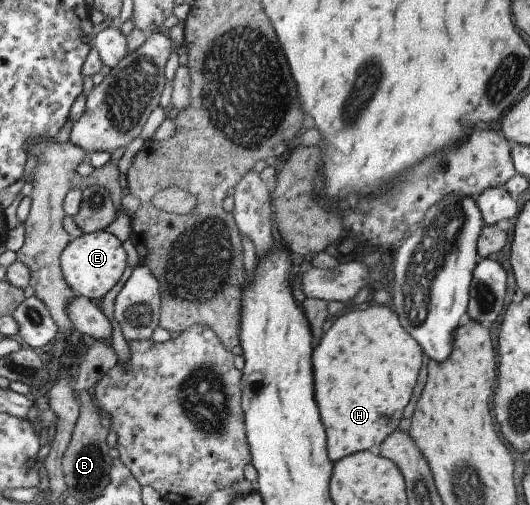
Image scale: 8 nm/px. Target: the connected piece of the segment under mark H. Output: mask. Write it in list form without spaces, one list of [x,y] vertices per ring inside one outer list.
[[[371,304],[367,309],[345,312],[323,333],[311,355],[311,371],[315,387],[313,399],[327,435],[327,455],[331,461],[379,445],[397,427],[421,367],[421,363],[405,363],[405,355],[415,361],[421,359],[417,343],[411,335],[405,335],[396,313],[388,305]]]

